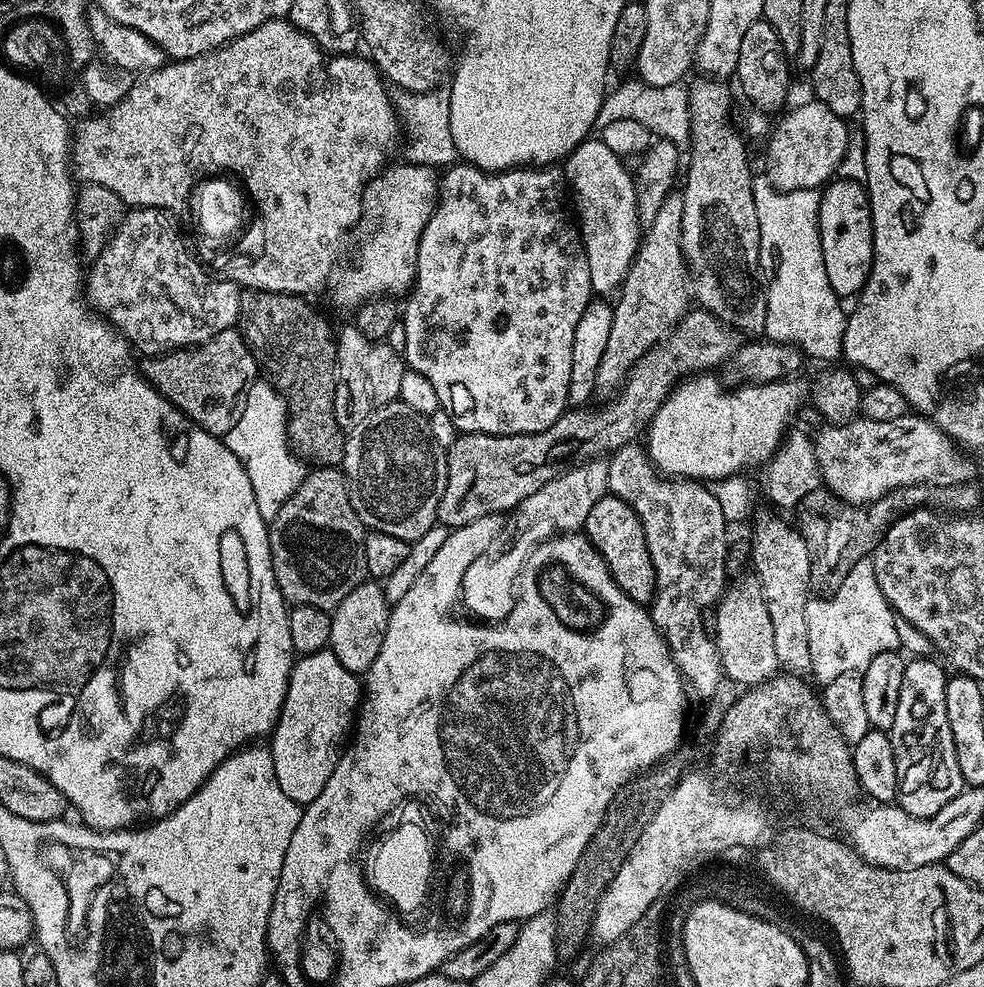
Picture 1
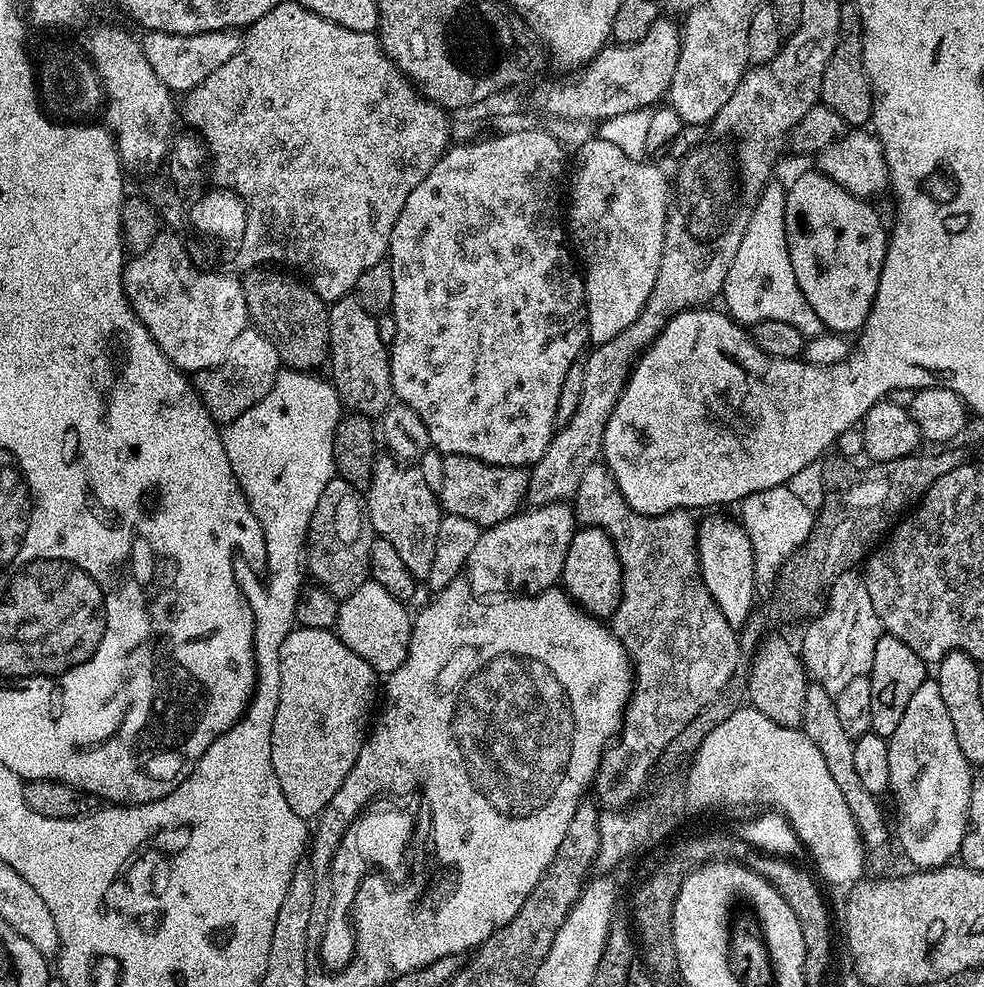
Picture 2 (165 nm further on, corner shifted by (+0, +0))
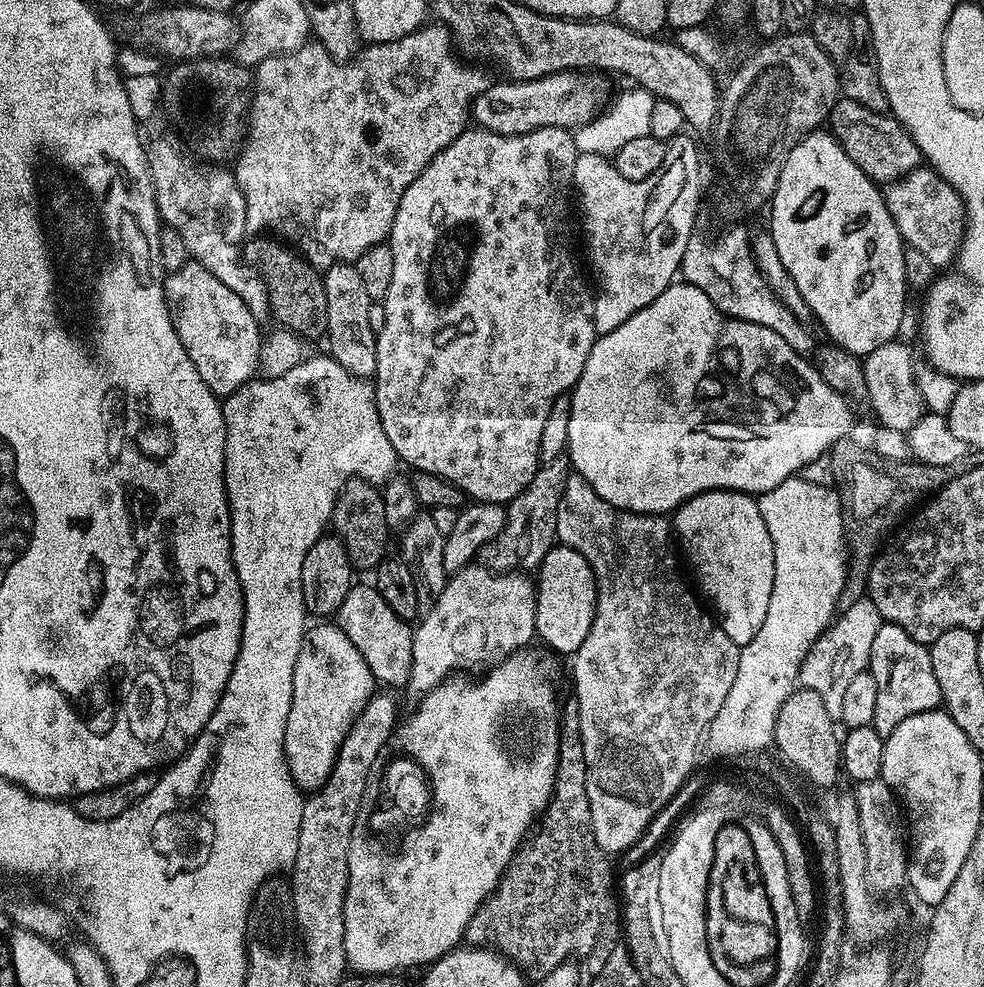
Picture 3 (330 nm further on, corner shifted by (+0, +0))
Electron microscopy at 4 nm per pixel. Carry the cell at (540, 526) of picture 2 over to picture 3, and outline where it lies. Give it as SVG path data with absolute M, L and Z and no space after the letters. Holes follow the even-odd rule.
M473 562L460 572L449 575L448 585L442 594L438 594L438 602L419 617L412 633L413 666L406 685L407 691L415 694L431 692L443 680L459 673L456 672L459 668L487 670L513 652L519 652L533 643L536 636L536 585L533 577L520 570L511 574L494 574L491 567L479 568L478 565Z

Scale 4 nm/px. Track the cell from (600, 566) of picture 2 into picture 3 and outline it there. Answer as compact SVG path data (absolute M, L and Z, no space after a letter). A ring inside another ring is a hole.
M557 543L541 558L534 583L536 636L539 643L556 654L574 654L578 646L586 642L586 634L590 634L590 626L596 613L596 579L590 562L586 562L586 558L578 554L578 550Z

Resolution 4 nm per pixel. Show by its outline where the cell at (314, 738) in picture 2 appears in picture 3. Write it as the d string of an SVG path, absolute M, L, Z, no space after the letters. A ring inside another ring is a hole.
M316 622L313 628L311 625L305 631L298 662L294 666L294 698L290 702L290 718L286 718L284 735L284 753L290 766L290 774L305 793L315 792L324 785L326 778L330 778L330 770L334 770L334 762L350 726L354 726L358 714L362 714L366 702L370 702L377 691L378 681L371 673L366 659L337 623Z

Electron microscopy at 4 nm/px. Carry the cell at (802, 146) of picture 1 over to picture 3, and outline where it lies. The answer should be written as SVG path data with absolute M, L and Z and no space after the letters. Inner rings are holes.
M921 166L900 180L893 180L883 189L884 204L890 210L894 222L907 247L918 250L938 270L953 263L960 243L964 241L966 213L964 200L931 167Z

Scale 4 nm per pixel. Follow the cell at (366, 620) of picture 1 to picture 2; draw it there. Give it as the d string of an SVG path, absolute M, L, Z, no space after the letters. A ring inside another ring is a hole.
M369 580L363 583L358 590L348 595L341 601L339 608L339 618L337 620L336 633L344 645L349 646L363 661L369 662L371 668L377 674L388 675L405 661L409 648L409 639L412 636L412 616L405 609L405 603L394 598L388 590L382 588L377 583Z

